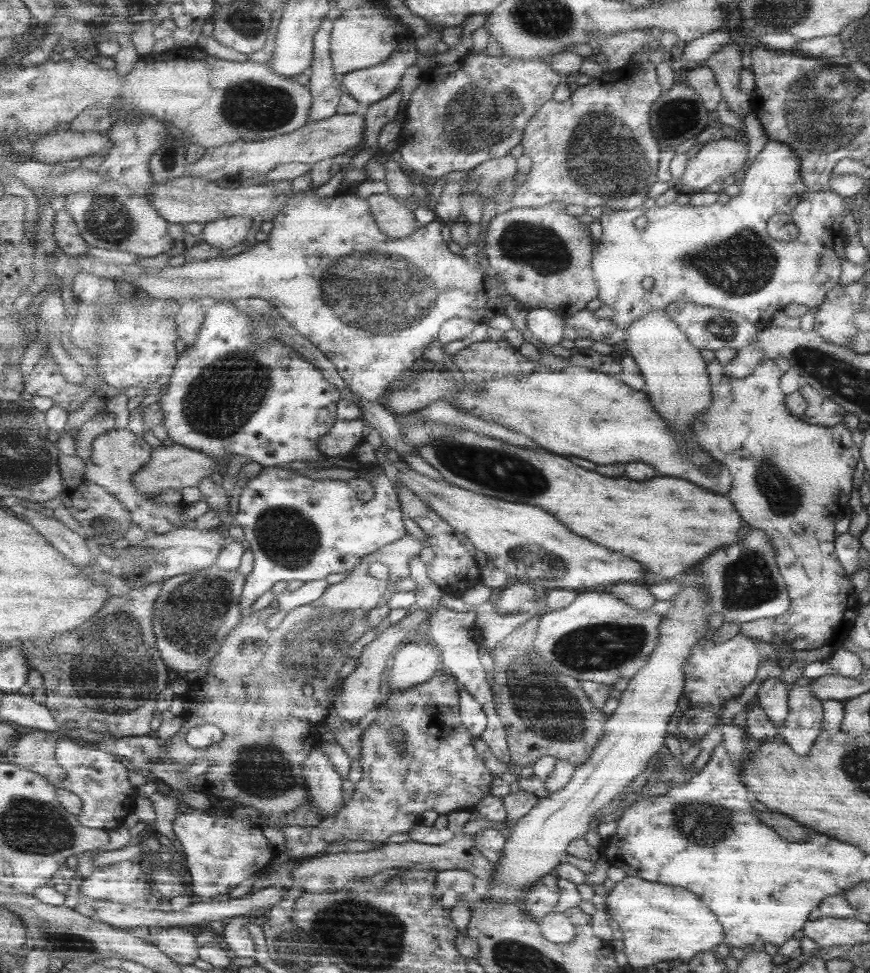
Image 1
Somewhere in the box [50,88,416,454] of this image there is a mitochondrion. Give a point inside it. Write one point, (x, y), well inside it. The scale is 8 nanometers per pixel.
(221, 400)

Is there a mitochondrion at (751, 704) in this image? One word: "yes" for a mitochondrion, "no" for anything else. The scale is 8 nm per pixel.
no

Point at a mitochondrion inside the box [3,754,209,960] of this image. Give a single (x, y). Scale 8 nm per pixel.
(88, 946)

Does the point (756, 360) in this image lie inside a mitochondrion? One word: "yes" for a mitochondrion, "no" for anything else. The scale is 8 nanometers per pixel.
no

